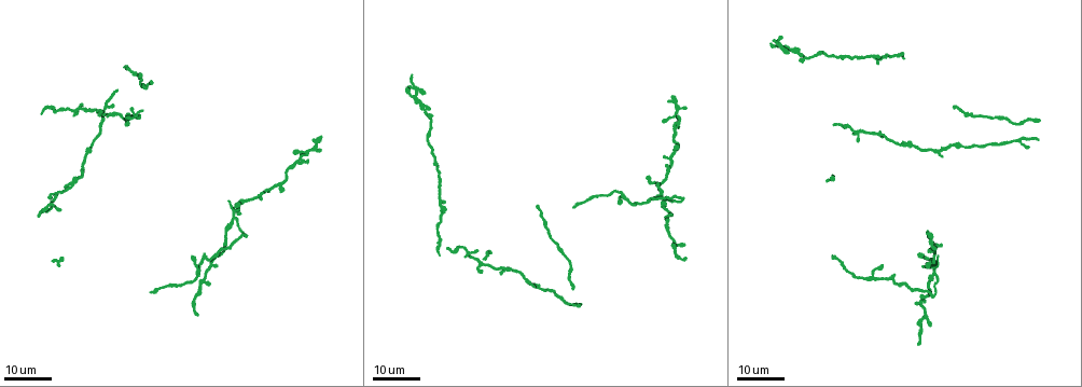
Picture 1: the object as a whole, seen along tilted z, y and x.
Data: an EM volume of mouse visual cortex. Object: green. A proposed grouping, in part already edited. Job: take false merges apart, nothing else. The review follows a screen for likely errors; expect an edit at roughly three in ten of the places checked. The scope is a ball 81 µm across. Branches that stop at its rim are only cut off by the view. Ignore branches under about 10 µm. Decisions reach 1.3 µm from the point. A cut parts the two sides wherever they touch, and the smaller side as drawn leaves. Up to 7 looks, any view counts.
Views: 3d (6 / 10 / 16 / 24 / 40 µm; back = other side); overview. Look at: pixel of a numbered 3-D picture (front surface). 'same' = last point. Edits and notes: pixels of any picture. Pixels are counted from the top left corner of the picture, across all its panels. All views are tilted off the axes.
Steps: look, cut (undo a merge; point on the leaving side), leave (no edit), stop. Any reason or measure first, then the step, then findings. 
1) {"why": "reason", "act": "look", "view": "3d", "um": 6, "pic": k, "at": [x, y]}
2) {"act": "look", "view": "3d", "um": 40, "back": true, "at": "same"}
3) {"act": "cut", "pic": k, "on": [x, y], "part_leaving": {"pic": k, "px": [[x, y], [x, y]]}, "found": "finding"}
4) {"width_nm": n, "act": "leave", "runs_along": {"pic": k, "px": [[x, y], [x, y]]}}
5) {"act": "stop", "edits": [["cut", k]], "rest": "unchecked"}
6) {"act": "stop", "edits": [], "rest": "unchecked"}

{"why": "branch point", "act": "look", "view": "3d", "um": 24, "pic": 1, "at": [934, 273]}

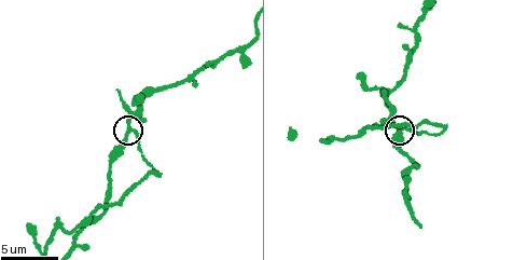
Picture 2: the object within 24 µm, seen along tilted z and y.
{"act": "look", "view": "3d", "um": 10, "pic": 2, "at": [128, 128]}

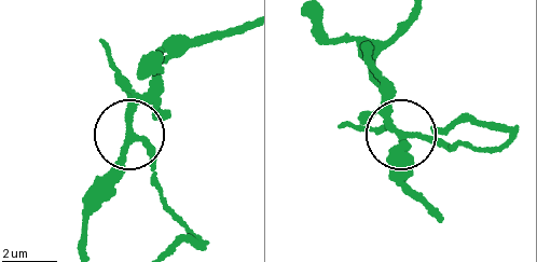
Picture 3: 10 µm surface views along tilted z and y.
{"width_nm": 190, "act": "cut", "pic": 3, "on": [147, 148], "found": "a second neuron is stuck on"}

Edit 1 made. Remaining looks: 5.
{"why": "branch point", "act": "look", "view": "3d", "um": 6, "pic": 2, "at": [70, 249]}

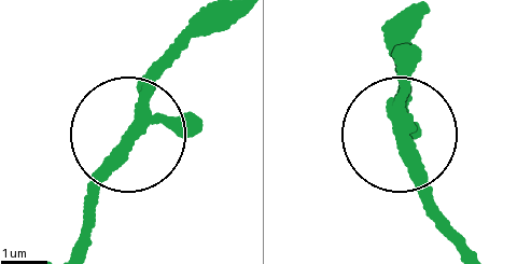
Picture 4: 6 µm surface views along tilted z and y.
{"act": "look", "view": "3d", "um": 6, "back": true, "pic": 4, "at": [130, 134]}

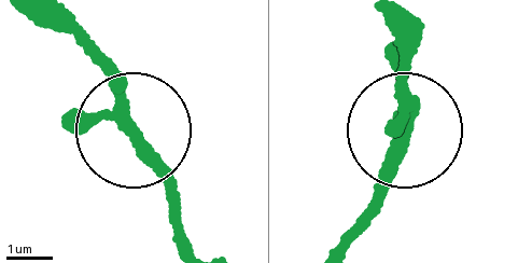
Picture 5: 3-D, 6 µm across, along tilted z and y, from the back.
{"act": "leave", "found": "all the same neuron"}

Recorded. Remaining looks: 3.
{"why": "two arms in line, one across", "act": "look", "view": "3d", "um": 24, "pic": 1, "at": [881, 134]}

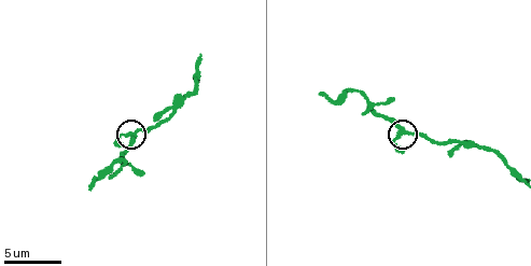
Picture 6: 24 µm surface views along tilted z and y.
{"act": "look", "view": "3d", "um": 10, "pic": 6, "at": [401, 131]}

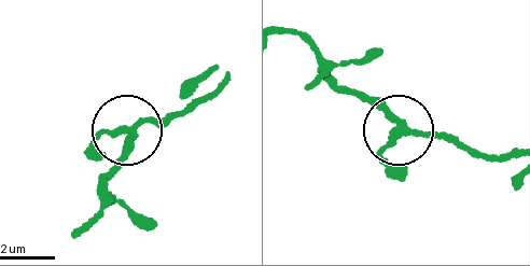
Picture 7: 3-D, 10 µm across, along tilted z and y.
{"width_nm": 210, "act": "leave", "found": "continuous, no second neuron"}

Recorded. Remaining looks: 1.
{"act": "stop", "edits": [["cut", 3]], "rest": "unchecked"}

